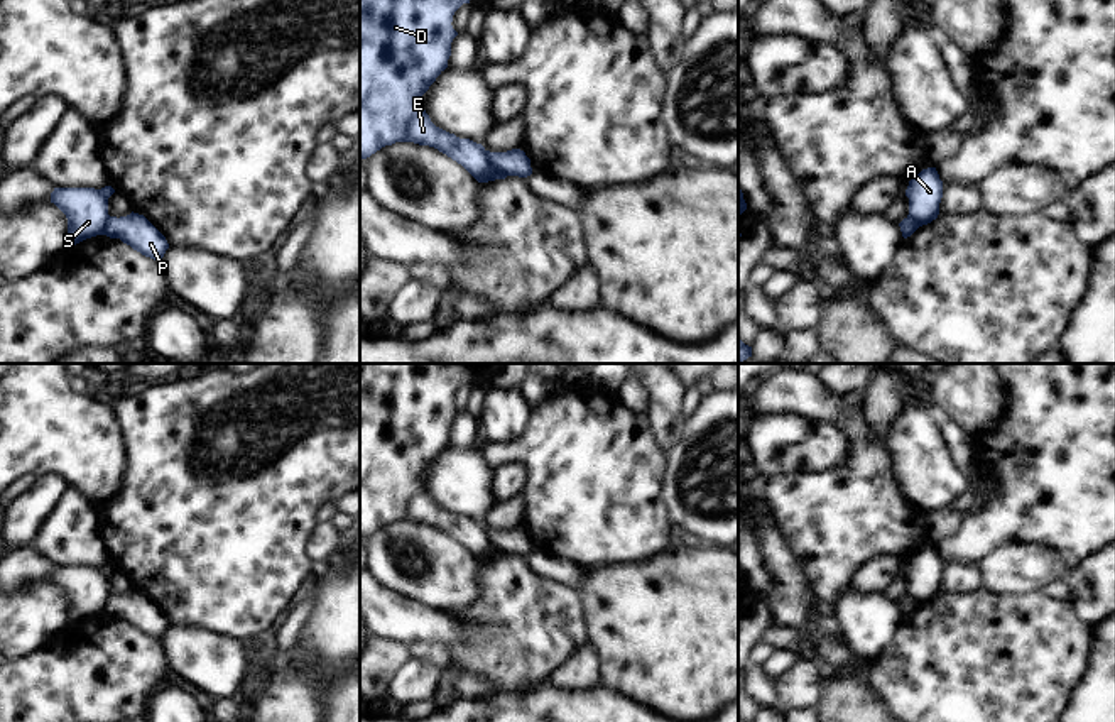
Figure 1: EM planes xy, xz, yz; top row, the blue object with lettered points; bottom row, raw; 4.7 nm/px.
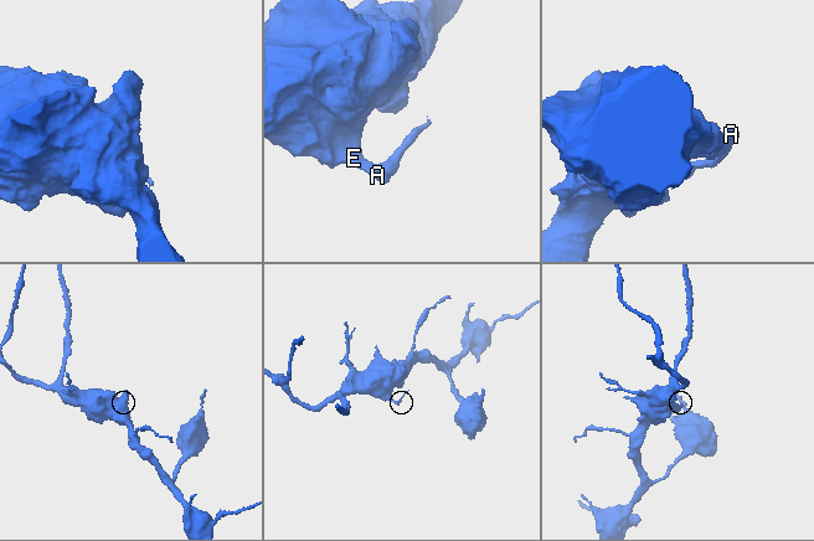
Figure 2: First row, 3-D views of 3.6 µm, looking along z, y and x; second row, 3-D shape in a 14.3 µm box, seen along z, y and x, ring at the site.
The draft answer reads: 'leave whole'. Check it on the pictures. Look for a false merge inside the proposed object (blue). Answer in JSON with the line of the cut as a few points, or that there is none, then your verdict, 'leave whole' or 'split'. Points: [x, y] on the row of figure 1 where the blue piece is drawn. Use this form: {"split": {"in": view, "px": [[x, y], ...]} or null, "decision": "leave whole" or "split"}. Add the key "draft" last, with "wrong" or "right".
{"split": {"in": "xz", "px": [[485, 151], [487, 161], [507, 175]]}, "decision": "split", "draft": "wrong"}

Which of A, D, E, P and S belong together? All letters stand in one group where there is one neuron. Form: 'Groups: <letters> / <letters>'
Groups: A D E S / P.

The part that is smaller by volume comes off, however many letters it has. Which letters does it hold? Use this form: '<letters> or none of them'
P

